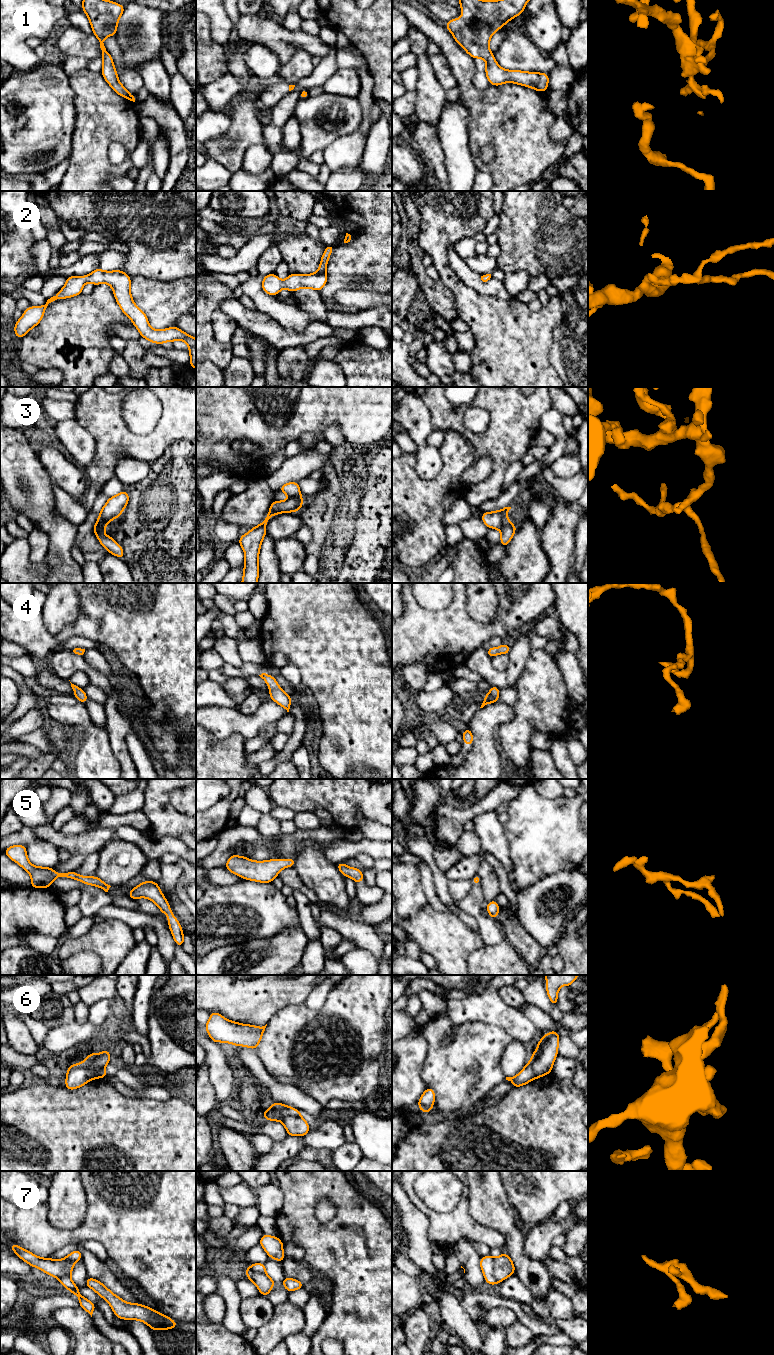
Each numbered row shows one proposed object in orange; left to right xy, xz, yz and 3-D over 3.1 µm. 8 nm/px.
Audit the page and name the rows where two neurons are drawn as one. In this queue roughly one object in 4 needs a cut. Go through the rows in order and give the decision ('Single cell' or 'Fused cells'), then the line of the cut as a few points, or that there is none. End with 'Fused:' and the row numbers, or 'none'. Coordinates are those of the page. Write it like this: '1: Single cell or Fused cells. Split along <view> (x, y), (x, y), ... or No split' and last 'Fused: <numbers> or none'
1: Single cell. No split
2: Single cell. No split
3: Fused cells. Split along xy (104, 526), (96, 526), (93, 529)
4: Single cell. No split
5: Single cell. No split
6: Fused cells. Split along xz (299, 1115), (286, 1115), (281, 1120)
7: Fused cells. Split along yz (493, 1259), (493, 1276), (498, 1282)
Fused: 3, 6, 7

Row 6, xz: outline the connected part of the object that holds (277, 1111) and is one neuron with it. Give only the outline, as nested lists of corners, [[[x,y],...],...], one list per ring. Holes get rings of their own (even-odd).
[[[273,1102],[270,1108],[261,1112],[265,1120],[270,1121],[282,1121],[286,1116],[301,1116],[301,1112],[298,1109],[292,1108],[282,1103]]]

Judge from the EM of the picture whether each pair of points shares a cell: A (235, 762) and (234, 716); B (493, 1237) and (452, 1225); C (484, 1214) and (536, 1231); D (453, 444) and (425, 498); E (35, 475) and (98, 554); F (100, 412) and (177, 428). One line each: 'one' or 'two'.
A: two
B: one
C: two
D: one
E: two
F: one

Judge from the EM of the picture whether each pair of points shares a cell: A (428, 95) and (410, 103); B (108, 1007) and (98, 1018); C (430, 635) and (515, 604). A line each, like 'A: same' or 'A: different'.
A: different
B: same
C: same

